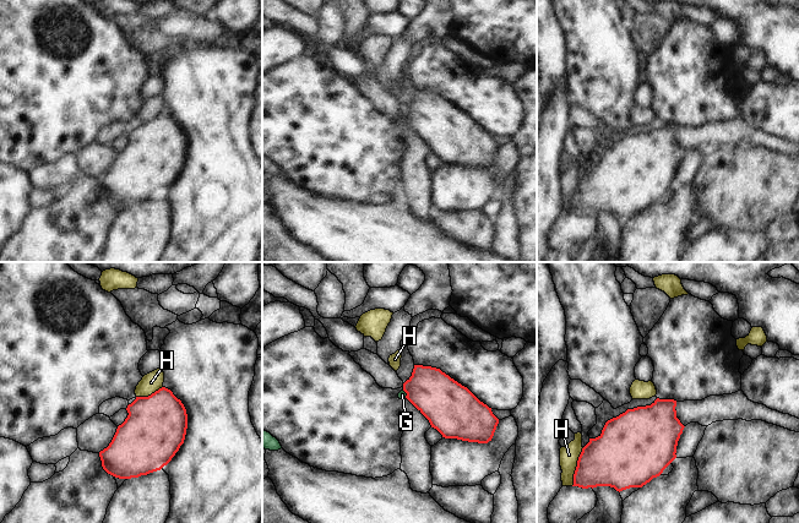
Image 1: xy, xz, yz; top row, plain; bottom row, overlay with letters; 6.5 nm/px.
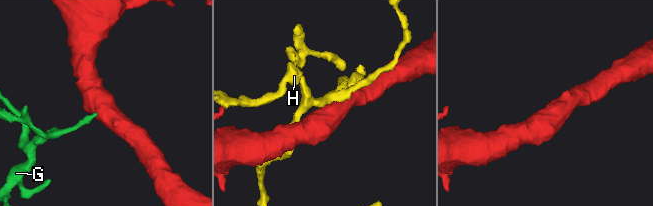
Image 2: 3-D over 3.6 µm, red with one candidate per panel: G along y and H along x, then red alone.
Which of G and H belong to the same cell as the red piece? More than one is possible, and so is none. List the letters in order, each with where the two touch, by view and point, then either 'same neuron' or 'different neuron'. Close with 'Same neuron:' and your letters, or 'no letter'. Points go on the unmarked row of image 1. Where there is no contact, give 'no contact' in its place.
G: meets red in xz at (406, 118); same neuron
H: meets red in yz at (576, 192); different neuron
Same neuron: G

